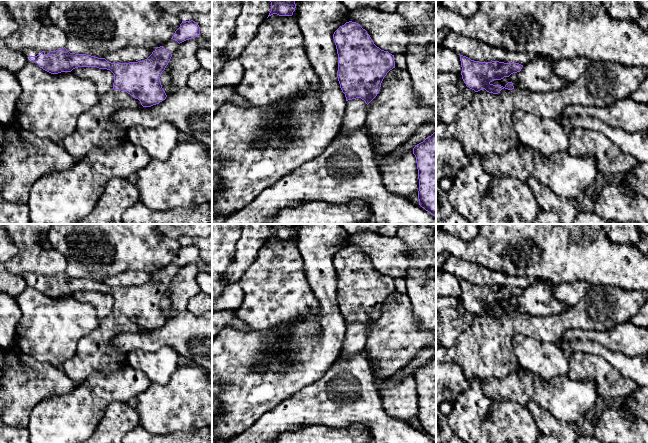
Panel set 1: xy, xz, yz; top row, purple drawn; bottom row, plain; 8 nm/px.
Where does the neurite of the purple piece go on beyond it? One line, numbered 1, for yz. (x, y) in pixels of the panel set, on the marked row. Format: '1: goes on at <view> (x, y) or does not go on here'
1: does not go on here

